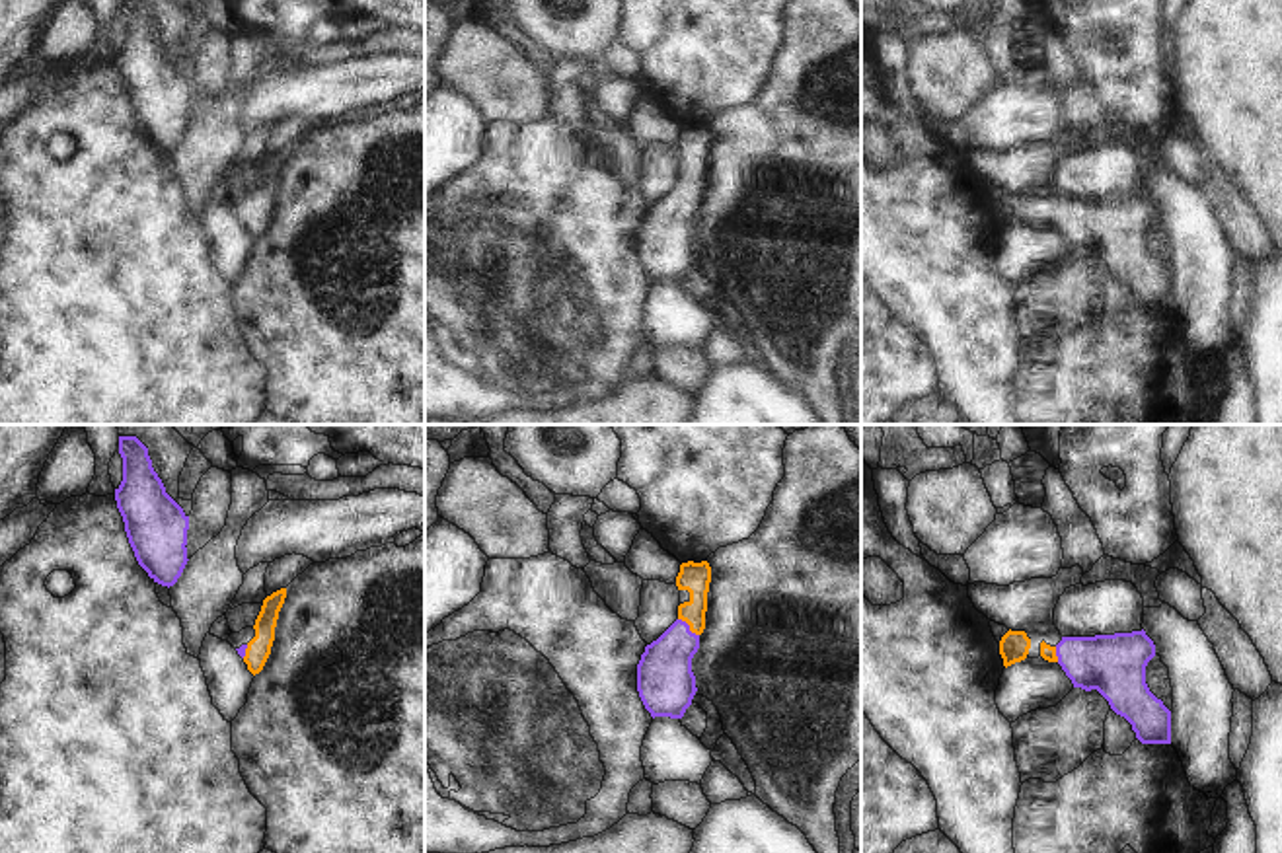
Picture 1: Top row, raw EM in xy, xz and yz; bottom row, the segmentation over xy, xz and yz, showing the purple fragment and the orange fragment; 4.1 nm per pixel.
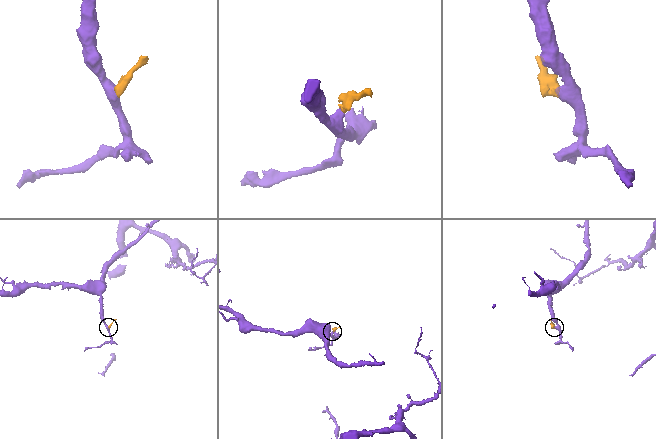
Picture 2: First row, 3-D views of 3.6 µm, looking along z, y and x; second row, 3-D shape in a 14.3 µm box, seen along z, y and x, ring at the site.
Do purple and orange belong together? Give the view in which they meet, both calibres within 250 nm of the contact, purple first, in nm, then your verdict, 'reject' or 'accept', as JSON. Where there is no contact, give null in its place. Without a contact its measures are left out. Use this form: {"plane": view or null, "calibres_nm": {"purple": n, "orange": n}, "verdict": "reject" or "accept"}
{"plane": "xz", "calibres_nm": {"purple": 240, "orange": 130}, "verdict": "accept"}

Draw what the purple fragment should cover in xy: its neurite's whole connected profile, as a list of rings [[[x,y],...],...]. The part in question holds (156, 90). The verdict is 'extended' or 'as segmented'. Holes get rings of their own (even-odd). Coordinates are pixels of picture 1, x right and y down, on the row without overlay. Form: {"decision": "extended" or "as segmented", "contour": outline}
{"decision": "as segmented", "contour": [[[119,0],[123,45],[115,53],[129,107],[148,140],[173,150],[187,129],[189,80],[166,56],[148,12],[136,0]]]}

